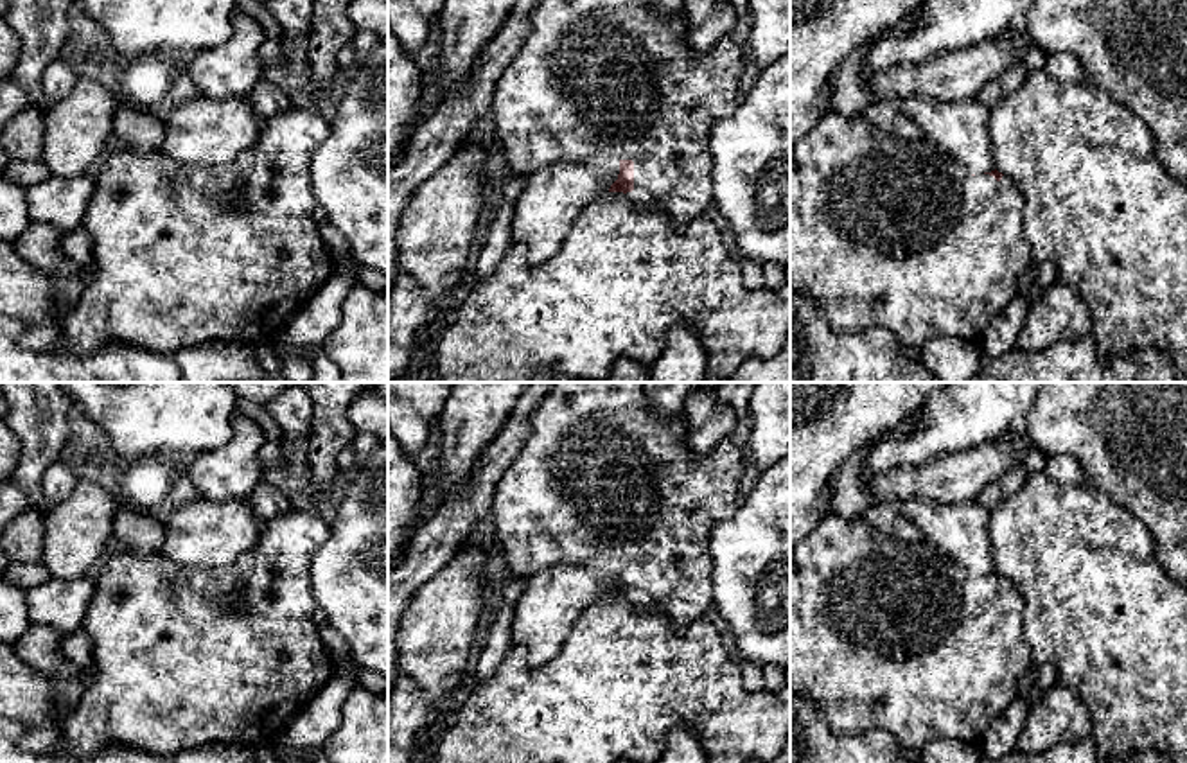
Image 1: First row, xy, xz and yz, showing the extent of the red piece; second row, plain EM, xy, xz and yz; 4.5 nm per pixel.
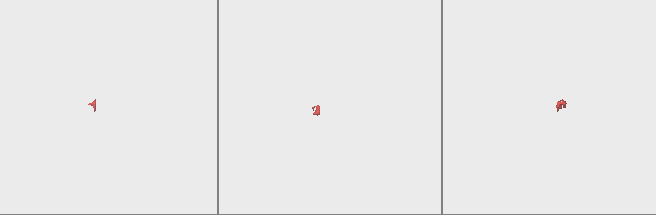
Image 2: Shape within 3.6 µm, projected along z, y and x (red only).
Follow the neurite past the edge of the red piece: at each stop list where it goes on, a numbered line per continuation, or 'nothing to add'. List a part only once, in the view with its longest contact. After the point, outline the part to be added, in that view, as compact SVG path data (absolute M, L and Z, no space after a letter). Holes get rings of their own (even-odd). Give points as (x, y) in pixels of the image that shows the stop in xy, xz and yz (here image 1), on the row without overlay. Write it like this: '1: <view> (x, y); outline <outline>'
1: xz (598, 480); outline M551 382L528 420L528 438L497 481L490 522L514 578L528 580L550 566L634 564L634 592L629 603L639 612L661 612L677 627L704 618L713 605L713 558L709 537L715 526L738 510L743 454L729 438L709 452L695 454L686 443L682 413L657 420L641 382Z

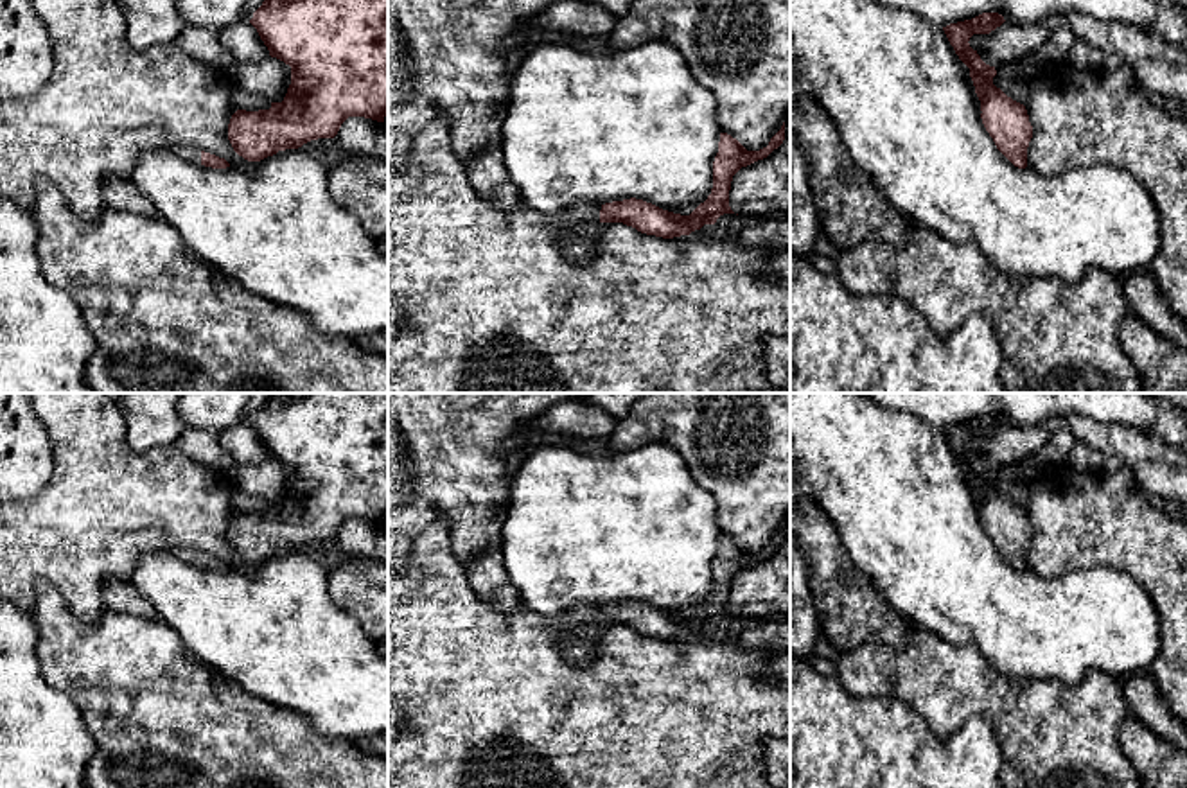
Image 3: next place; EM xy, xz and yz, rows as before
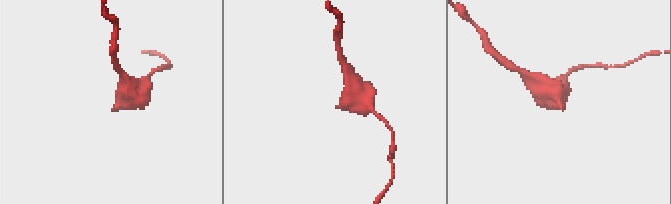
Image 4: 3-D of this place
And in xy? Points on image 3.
1: xy (191, 555); outline M180 547L174 551L174 555L178 555L180 558L183 558L194 565L201 565L201 553L196 549Z

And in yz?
nothing to add

